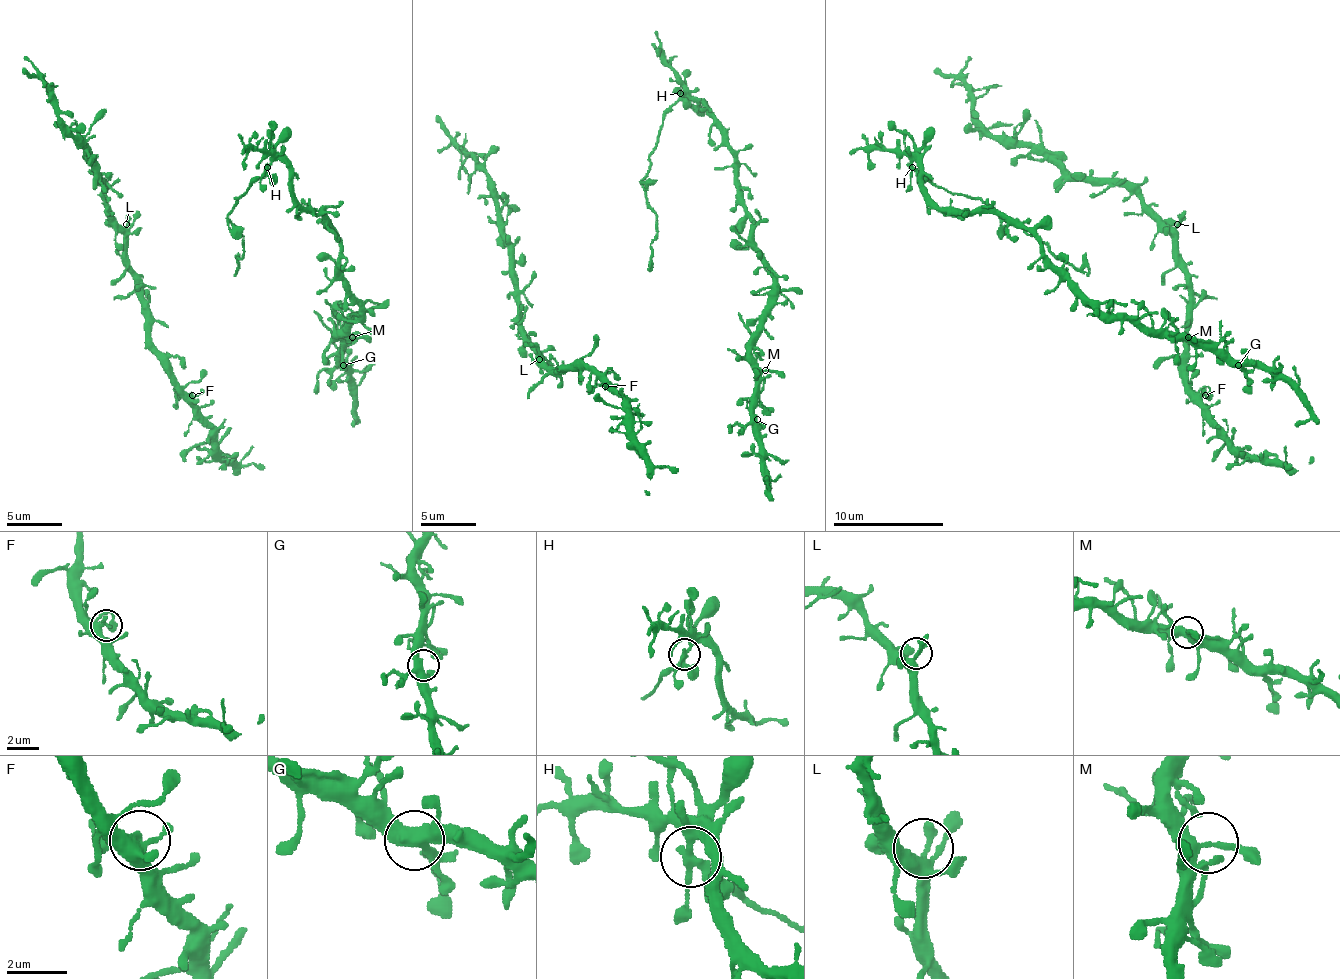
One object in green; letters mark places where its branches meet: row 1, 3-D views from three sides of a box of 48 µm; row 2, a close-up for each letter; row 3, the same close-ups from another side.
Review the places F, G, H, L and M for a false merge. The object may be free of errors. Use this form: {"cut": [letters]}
{"cut": ["H"]}

